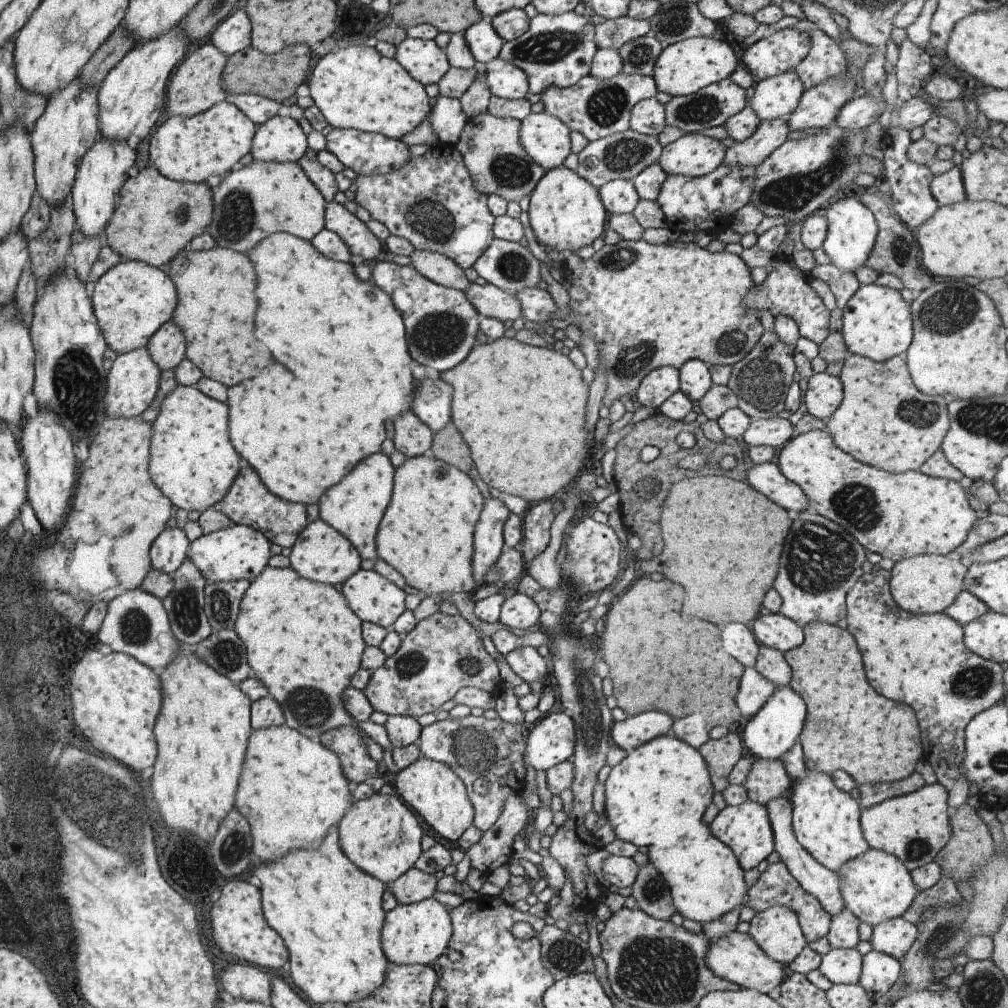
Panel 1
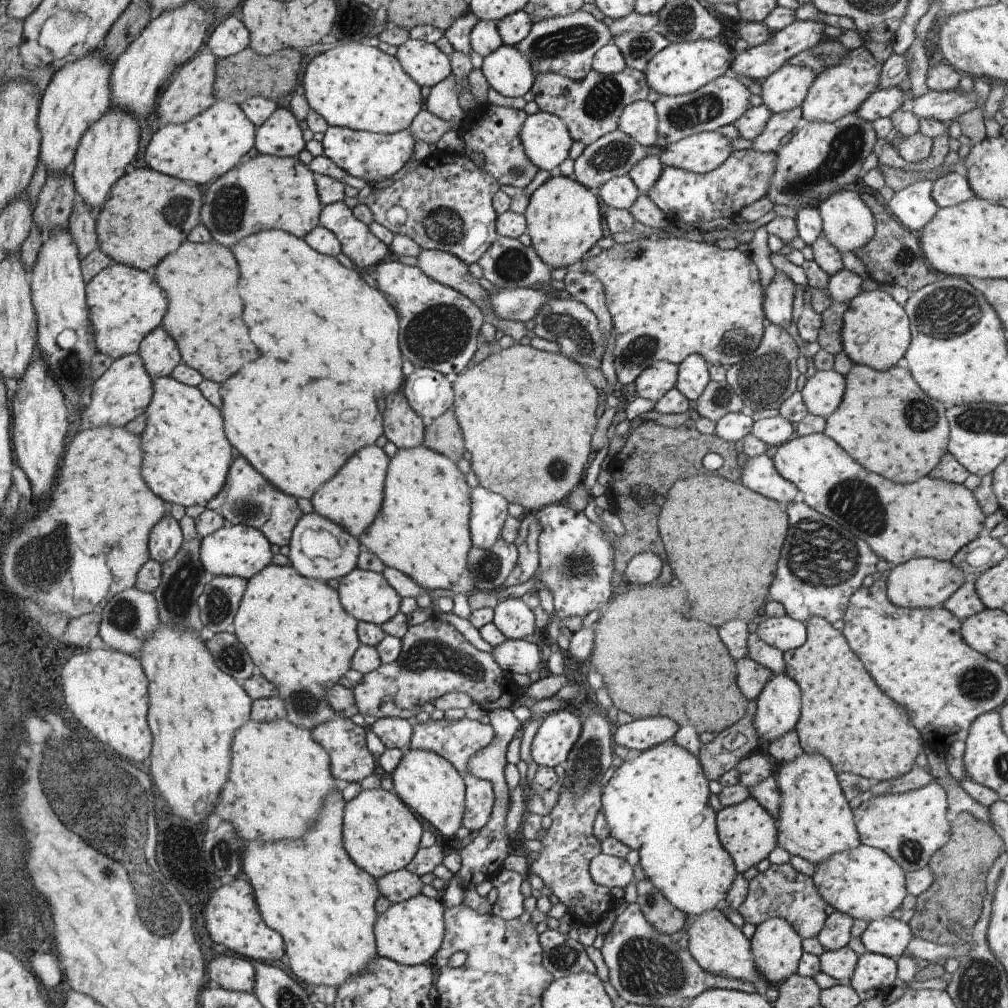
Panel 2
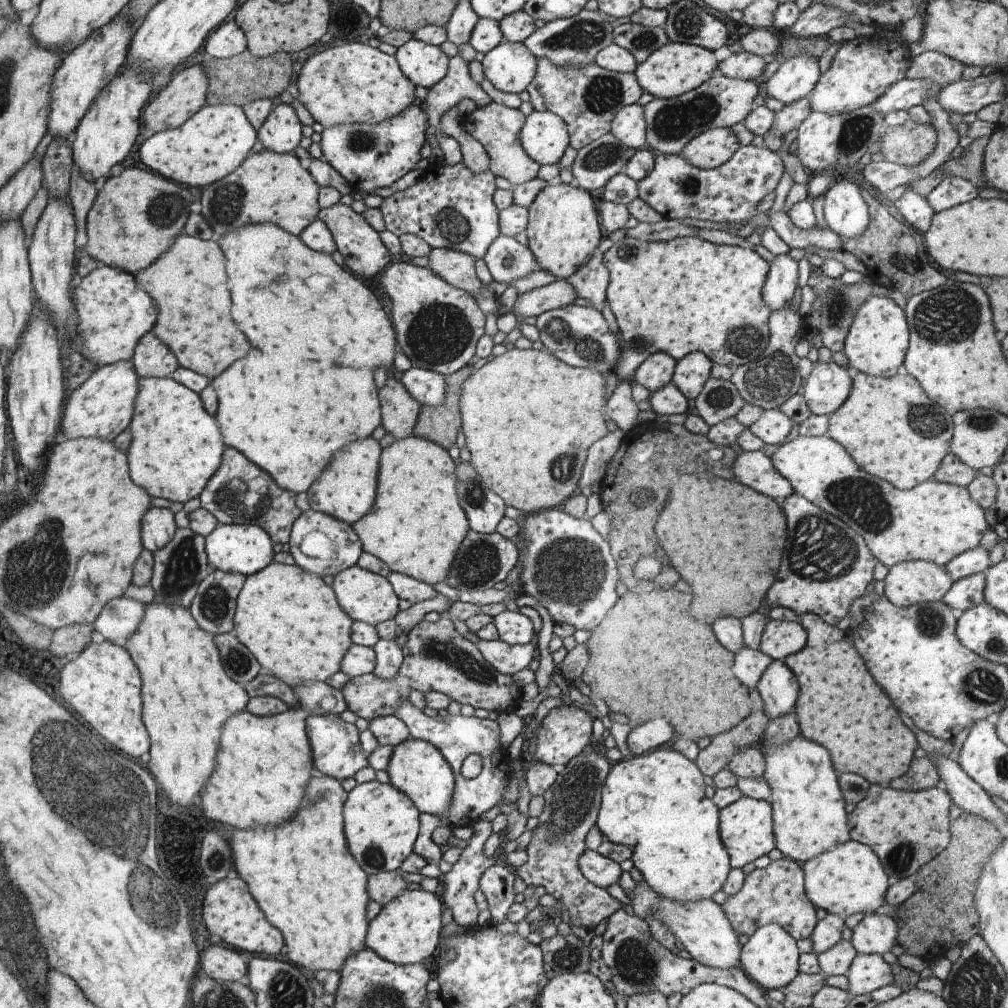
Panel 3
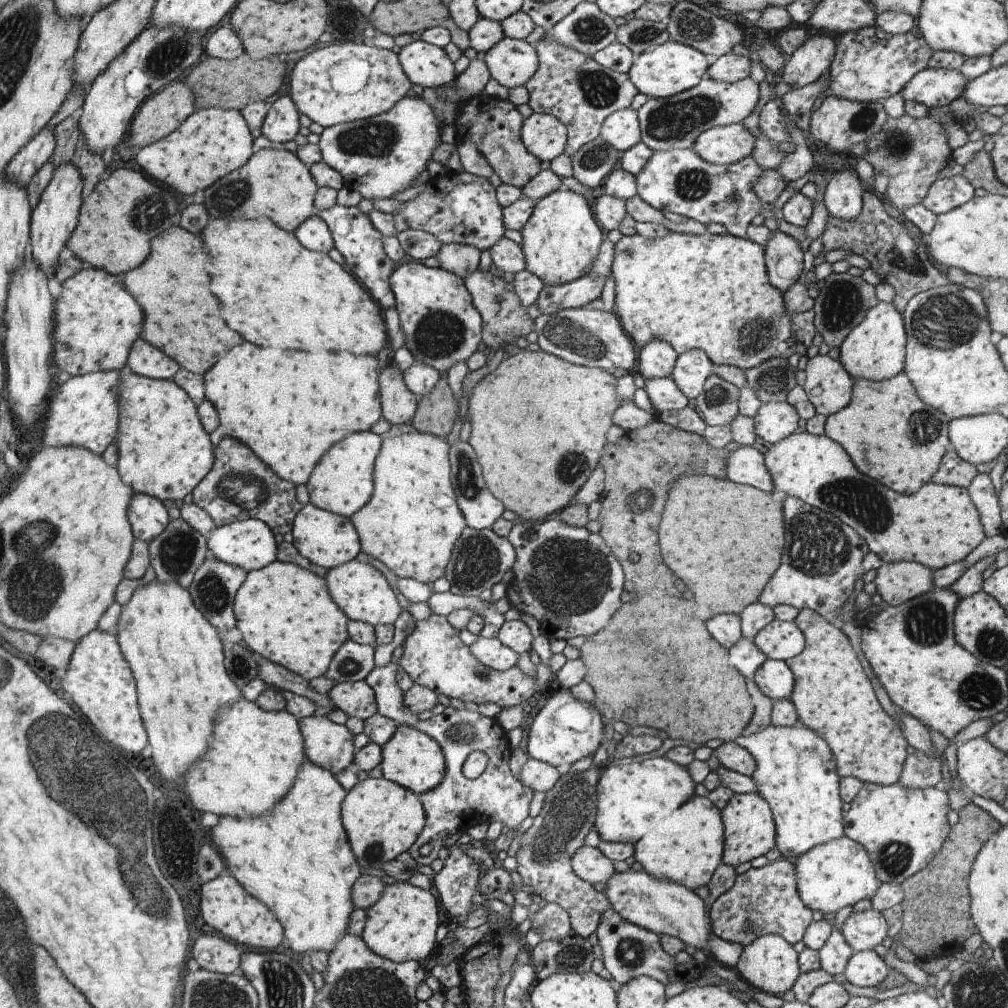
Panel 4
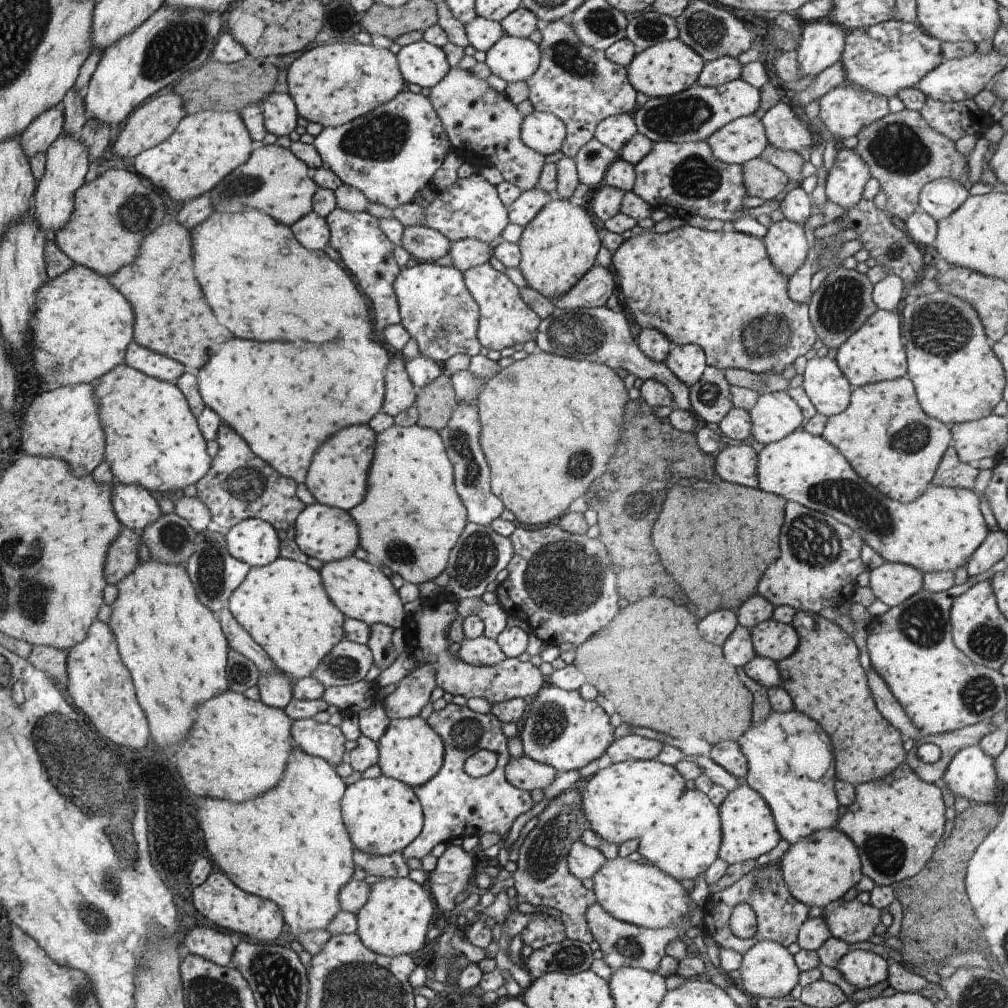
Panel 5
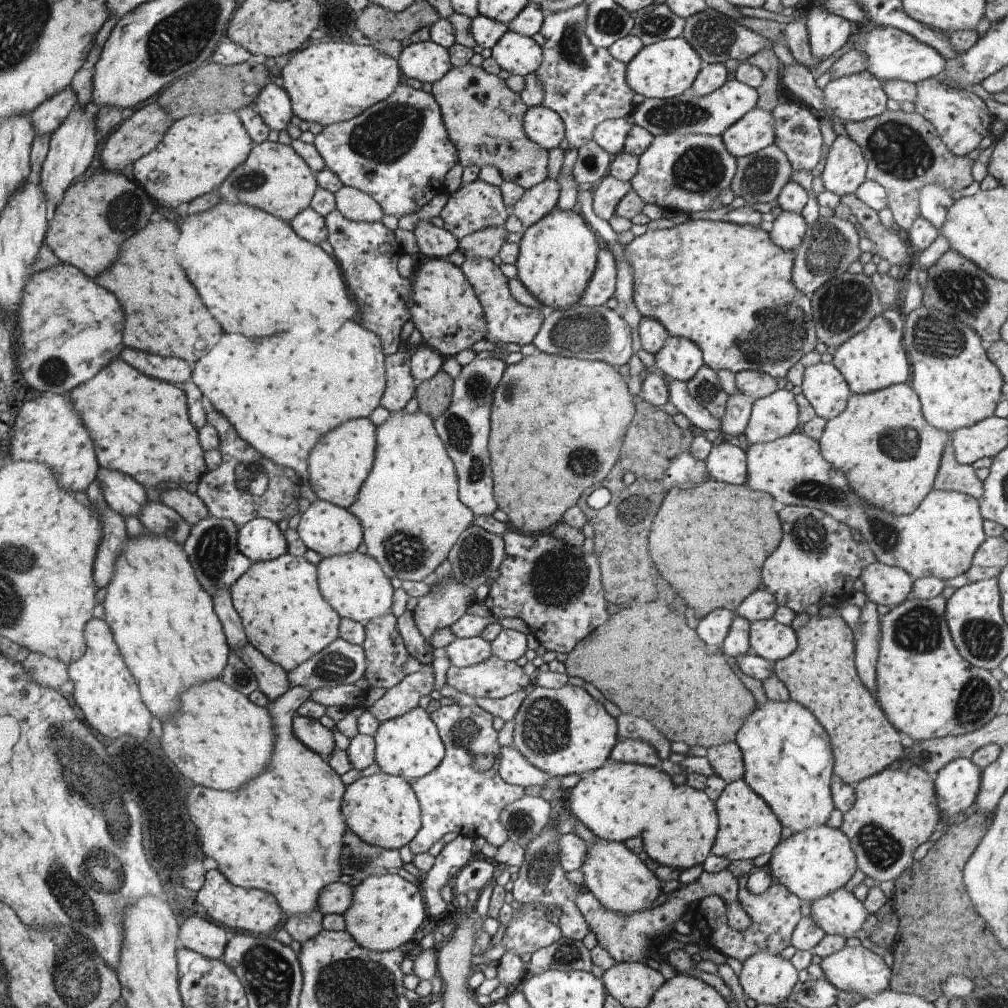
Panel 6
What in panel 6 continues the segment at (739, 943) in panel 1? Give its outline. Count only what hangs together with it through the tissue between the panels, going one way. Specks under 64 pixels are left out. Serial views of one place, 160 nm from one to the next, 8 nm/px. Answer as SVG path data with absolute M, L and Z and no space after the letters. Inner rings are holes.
M596 839L585 843L588 853L580 869L584 885L607 909L628 915L651 908L652 902L662 893L660 881L637 854L628 850L624 843L616 841Z

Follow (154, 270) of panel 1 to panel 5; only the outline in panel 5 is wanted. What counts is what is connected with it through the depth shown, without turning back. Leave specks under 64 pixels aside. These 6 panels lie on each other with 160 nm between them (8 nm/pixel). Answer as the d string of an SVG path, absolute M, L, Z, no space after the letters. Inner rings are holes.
M82 265L70 267L56 278L49 279L38 290L32 324L32 360L38 376L50 390L66 385L92 382L125 362L128 346L134 340L135 311L127 297L92 269Z

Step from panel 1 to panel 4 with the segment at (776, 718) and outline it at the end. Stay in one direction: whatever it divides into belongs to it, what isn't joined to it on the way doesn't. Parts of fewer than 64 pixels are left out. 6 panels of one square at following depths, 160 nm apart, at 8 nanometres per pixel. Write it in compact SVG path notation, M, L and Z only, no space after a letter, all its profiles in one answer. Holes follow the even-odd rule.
M766 659L756 669L753 679L758 688L772 700L791 698L794 677L785 661Z

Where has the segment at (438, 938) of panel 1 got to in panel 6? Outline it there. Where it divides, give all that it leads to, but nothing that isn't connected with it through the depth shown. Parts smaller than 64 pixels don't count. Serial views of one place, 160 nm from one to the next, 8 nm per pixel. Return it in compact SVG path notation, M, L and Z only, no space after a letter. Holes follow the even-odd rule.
M399 874L370 875L353 887L348 910L343 914L345 930L362 947L371 951L391 951L413 940L427 912L420 887Z

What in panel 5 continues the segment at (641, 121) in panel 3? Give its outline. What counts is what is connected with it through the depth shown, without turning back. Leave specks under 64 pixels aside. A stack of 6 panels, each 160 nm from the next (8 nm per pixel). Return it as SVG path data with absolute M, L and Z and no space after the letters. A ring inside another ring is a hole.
M622 113L605 118L598 124L595 136L605 147L620 154L622 147L637 133L631 113Z

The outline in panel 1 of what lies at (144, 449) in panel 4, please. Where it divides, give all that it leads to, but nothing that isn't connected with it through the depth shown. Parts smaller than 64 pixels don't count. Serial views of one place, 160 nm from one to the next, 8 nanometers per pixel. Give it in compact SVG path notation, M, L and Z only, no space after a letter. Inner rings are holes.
M178 383L174 390L161 400L158 416L153 420L151 427L153 428L150 456L151 479L174 506L188 512L191 510L202 512L214 507L227 495L244 463L239 451L231 443L228 404L212 399L195 386Z

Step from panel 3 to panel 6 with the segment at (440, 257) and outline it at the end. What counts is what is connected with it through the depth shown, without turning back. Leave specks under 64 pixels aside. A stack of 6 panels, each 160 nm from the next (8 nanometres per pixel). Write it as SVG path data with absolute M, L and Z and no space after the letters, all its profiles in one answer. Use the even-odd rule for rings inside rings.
M504 225L480 229L461 238L458 250L467 259L474 257L492 259L506 243L506 234L508 230Z

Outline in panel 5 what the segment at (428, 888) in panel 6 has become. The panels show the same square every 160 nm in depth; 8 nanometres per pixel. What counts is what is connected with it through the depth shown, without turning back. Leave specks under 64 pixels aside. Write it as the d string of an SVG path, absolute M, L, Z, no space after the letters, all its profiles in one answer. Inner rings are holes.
M447 844L445 852L437 858L434 870L427 873L428 888L441 911L452 911L454 898L463 890L470 890L474 874L474 860L461 846Z

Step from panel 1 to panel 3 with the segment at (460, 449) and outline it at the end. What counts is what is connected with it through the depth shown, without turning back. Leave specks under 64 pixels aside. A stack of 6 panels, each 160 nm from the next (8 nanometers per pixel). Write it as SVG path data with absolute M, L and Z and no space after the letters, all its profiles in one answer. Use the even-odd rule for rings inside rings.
M468 364L458 372L445 375L447 393L442 404L436 406L421 405L413 434L416 437L426 438L448 450L456 443L456 436L461 430L461 412L459 400L461 399L462 384L474 372Z

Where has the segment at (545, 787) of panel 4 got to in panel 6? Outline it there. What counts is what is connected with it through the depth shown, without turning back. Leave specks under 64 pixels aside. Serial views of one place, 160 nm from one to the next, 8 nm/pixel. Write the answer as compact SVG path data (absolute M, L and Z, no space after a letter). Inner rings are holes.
M514 746L502 747L499 762L499 775L511 785L543 787L550 776L528 762Z

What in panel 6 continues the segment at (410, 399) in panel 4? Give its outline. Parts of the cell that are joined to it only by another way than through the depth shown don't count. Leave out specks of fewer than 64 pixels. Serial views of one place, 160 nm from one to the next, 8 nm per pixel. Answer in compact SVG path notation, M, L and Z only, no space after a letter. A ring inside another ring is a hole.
M406 350L396 351L385 358L386 384L380 406L388 412L403 411L415 396L417 382L411 373L411 355Z

